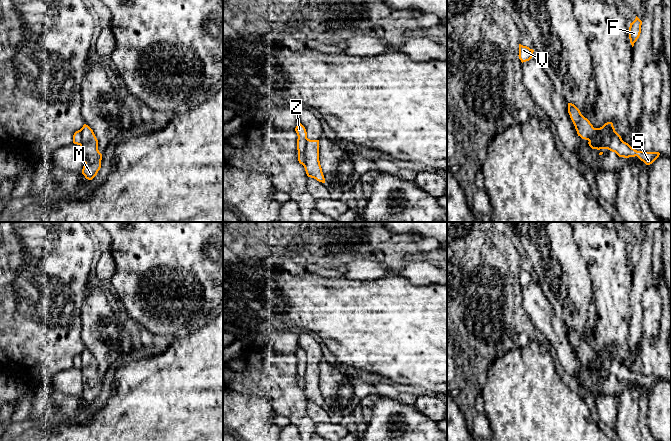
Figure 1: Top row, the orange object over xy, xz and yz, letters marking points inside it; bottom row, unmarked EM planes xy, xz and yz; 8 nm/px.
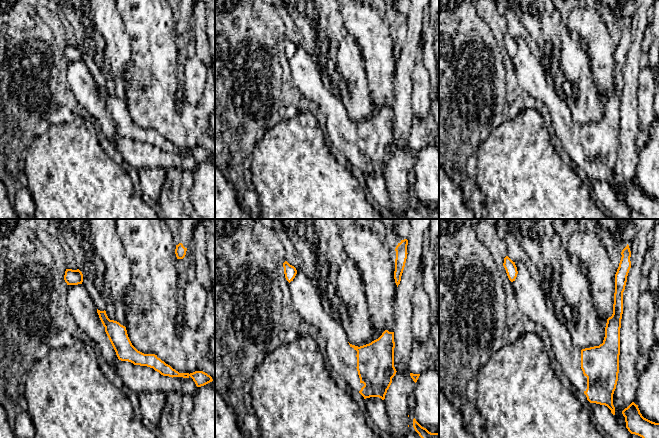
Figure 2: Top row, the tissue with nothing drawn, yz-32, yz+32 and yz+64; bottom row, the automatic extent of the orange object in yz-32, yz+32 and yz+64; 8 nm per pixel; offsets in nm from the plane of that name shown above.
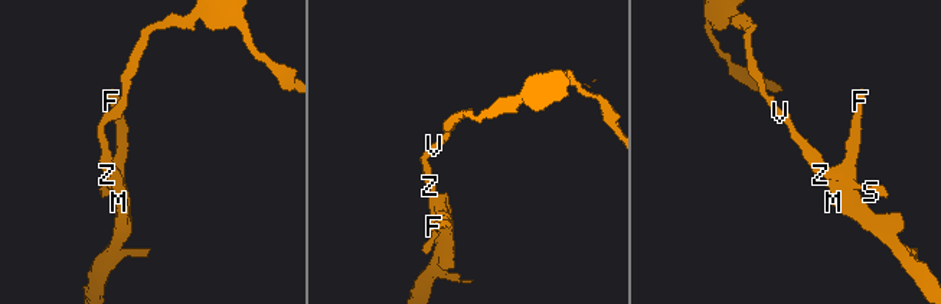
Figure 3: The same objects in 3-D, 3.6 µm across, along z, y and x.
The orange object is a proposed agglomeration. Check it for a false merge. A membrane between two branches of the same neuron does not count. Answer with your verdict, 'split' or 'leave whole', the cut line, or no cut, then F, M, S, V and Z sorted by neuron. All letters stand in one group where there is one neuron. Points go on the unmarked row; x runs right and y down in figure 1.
split; cut yz (594, 352), (594, 356), (601, 362), (616, 361), (622, 365); groups F M / S V Z

